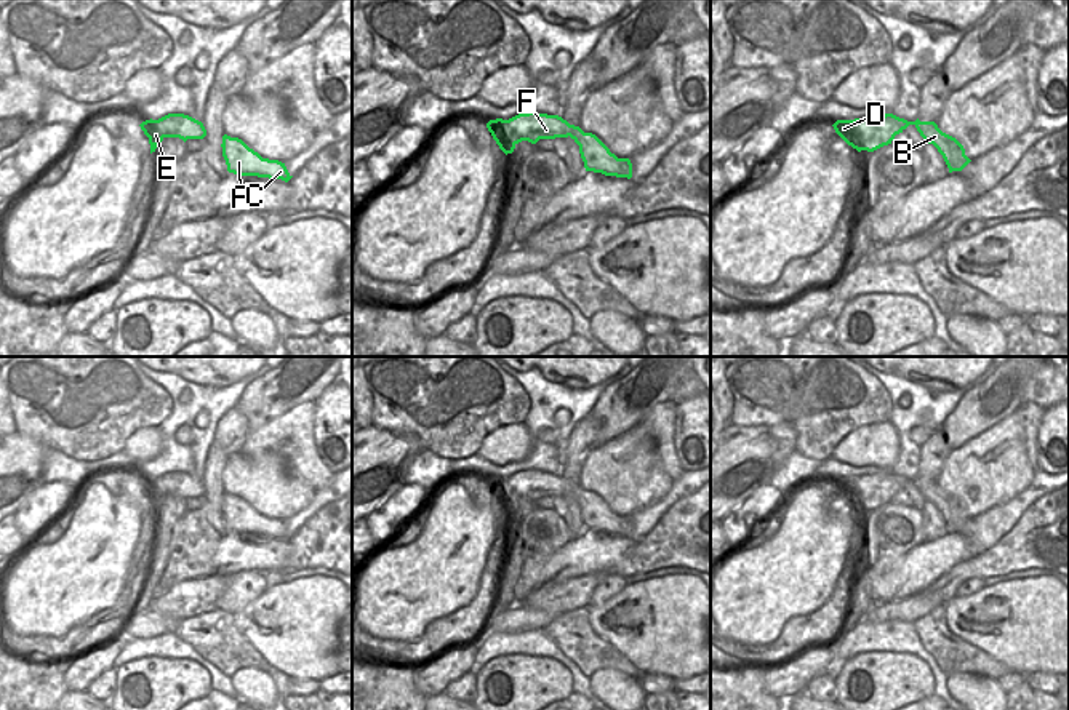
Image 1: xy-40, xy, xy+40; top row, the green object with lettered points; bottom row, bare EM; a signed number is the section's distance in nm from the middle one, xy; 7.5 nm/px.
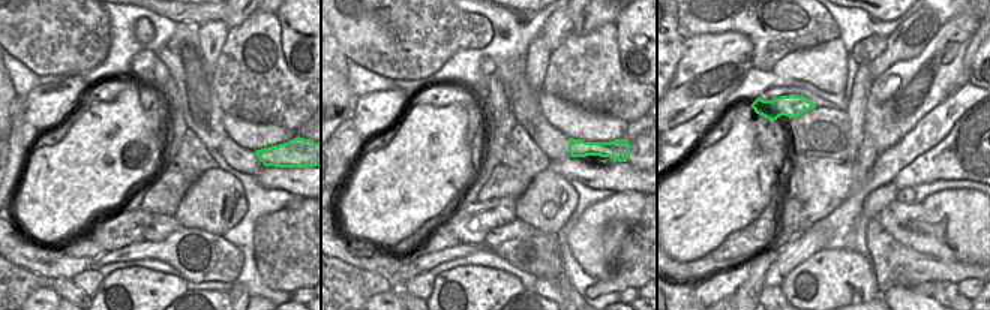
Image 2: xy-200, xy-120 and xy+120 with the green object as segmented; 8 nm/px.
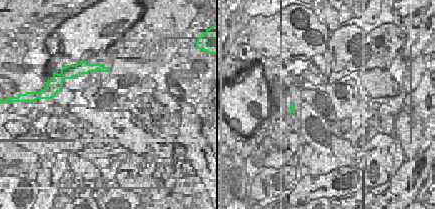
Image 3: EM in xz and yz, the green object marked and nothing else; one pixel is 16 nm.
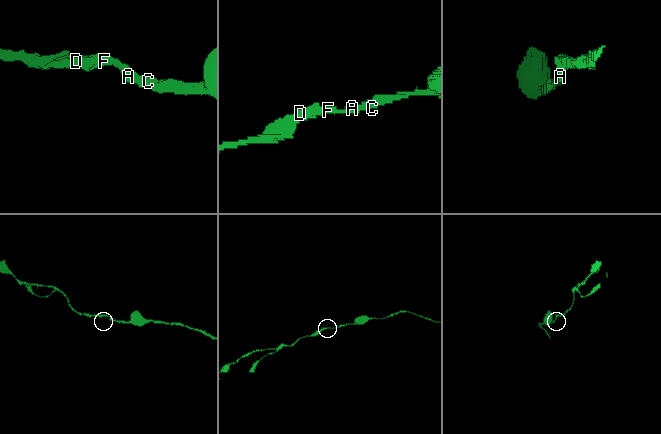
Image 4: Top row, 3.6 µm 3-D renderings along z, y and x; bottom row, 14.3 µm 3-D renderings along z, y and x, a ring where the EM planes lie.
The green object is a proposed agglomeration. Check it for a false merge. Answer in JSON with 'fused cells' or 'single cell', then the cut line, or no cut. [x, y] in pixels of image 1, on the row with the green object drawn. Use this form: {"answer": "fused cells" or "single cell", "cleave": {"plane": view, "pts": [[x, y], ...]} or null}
{"answer": "single cell", "cleave": null}

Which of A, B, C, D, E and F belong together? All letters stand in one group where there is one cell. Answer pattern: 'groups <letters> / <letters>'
groups A B C D E F

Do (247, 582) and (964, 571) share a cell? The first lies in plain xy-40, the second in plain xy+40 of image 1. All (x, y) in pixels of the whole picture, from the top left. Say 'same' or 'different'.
different

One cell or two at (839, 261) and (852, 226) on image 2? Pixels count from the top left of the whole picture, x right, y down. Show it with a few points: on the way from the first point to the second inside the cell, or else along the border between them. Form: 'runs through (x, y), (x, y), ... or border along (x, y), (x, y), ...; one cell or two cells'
border along (827, 246), (857, 250), (866, 256); two cells

